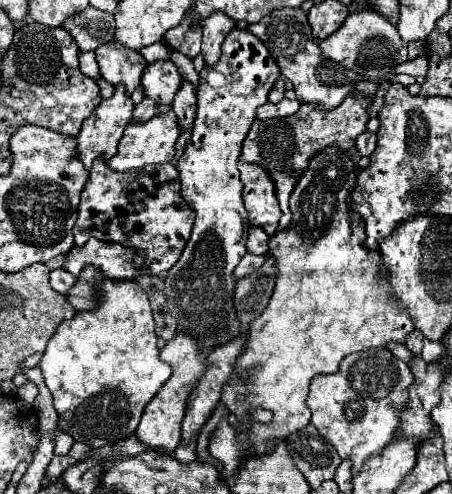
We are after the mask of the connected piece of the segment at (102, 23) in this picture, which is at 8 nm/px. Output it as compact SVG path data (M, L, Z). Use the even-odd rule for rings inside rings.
M89 6L77 16L67 18L63 22L63 28L73 36L81 52L89 52L113 40L115 20L113 20L113 14L107 14Z

